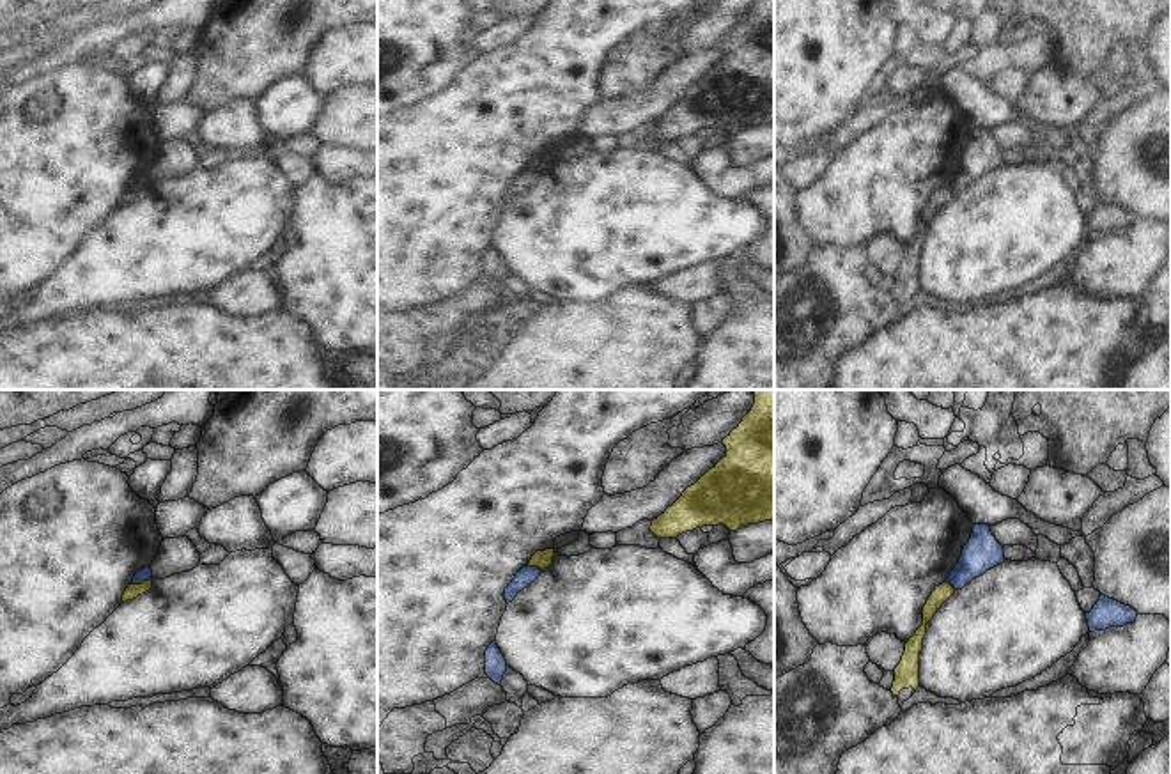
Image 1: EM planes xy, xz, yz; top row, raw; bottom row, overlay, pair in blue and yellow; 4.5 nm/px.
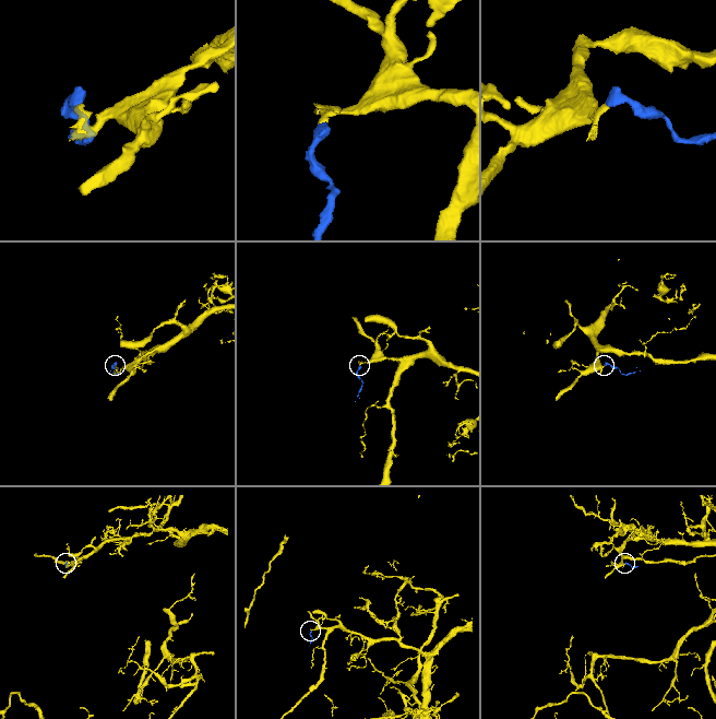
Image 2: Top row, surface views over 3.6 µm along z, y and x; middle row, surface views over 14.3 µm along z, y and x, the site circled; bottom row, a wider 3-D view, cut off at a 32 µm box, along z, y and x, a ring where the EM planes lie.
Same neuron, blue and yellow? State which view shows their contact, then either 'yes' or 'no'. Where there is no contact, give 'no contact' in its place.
contact in xy; no

